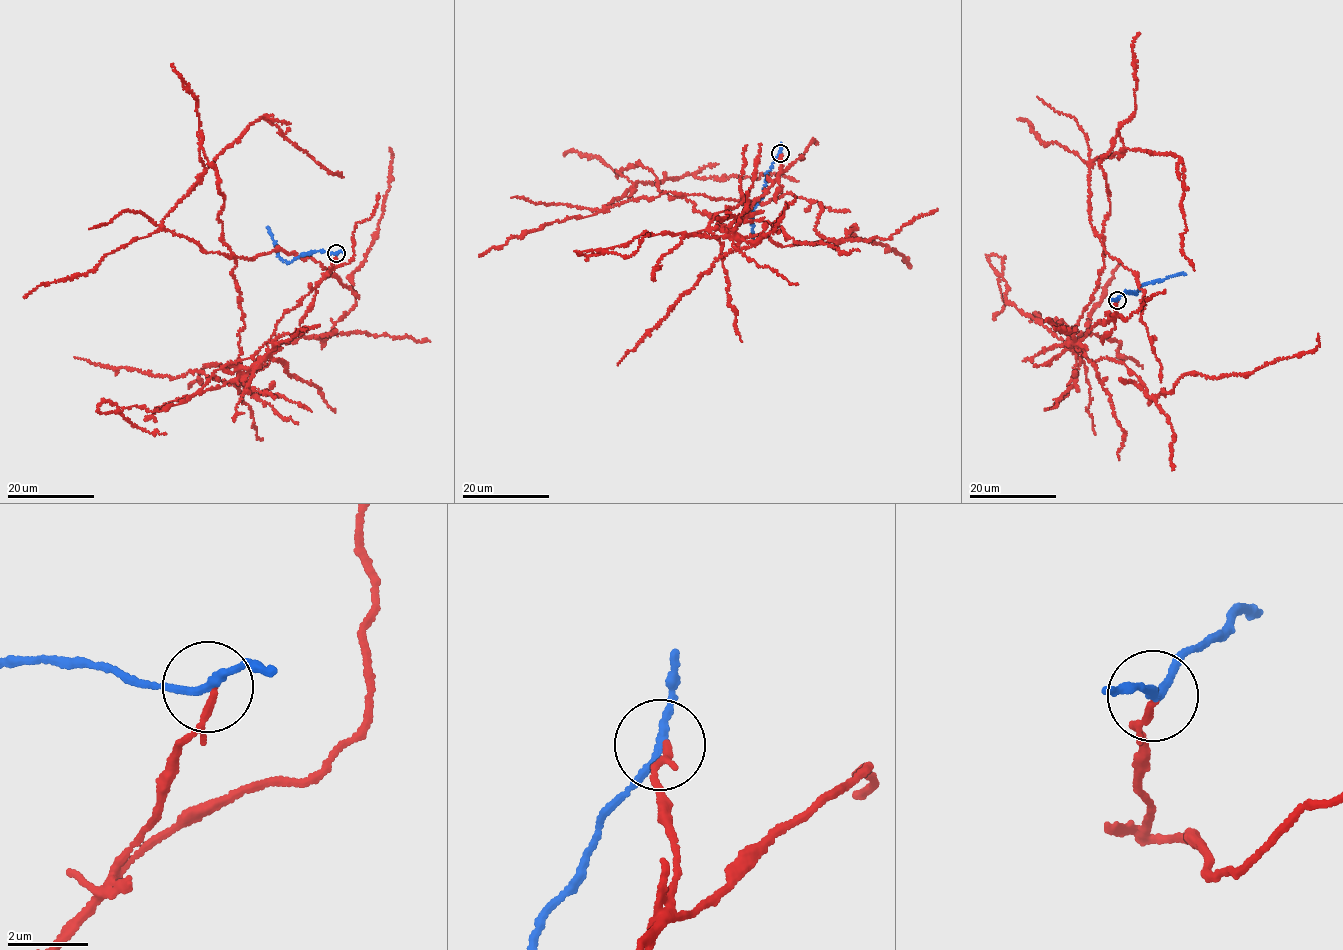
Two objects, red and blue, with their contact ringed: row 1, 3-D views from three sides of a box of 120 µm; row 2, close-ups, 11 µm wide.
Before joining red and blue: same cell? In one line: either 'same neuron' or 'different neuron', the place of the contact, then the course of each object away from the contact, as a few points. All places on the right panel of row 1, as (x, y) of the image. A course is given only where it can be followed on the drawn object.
different neuron | (1117, 300) | red via (1116, 300), (1067, 338), (1122, 122), (1090, 222), (1136, 275), (1160, 382) | blue via (1116, 300), (1125, 291), (1137, 293), (1142, 285), (1176, 274), (1185, 275)

